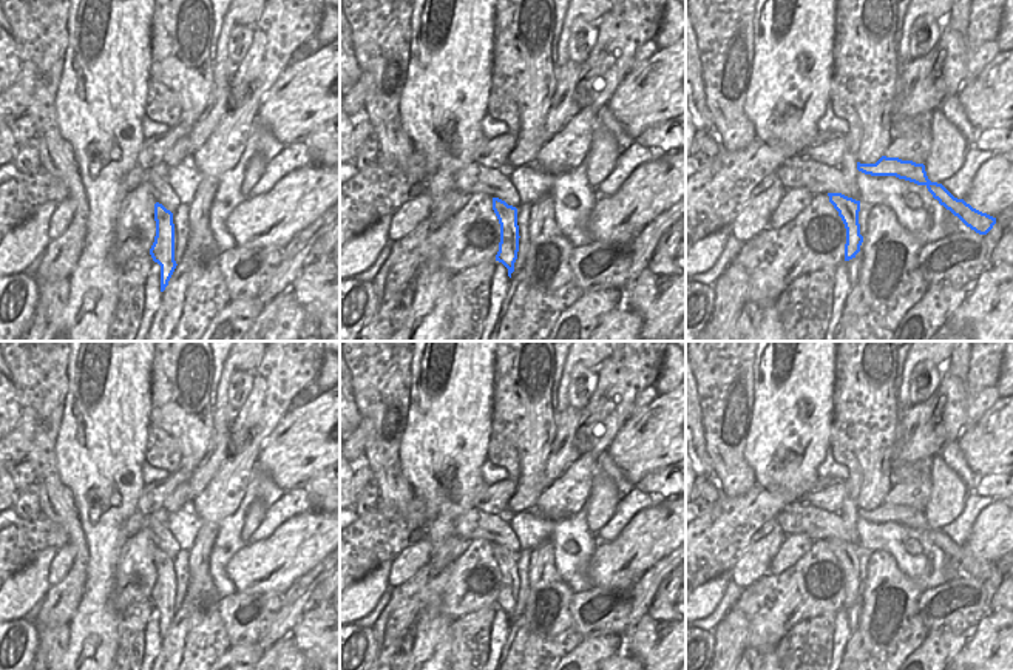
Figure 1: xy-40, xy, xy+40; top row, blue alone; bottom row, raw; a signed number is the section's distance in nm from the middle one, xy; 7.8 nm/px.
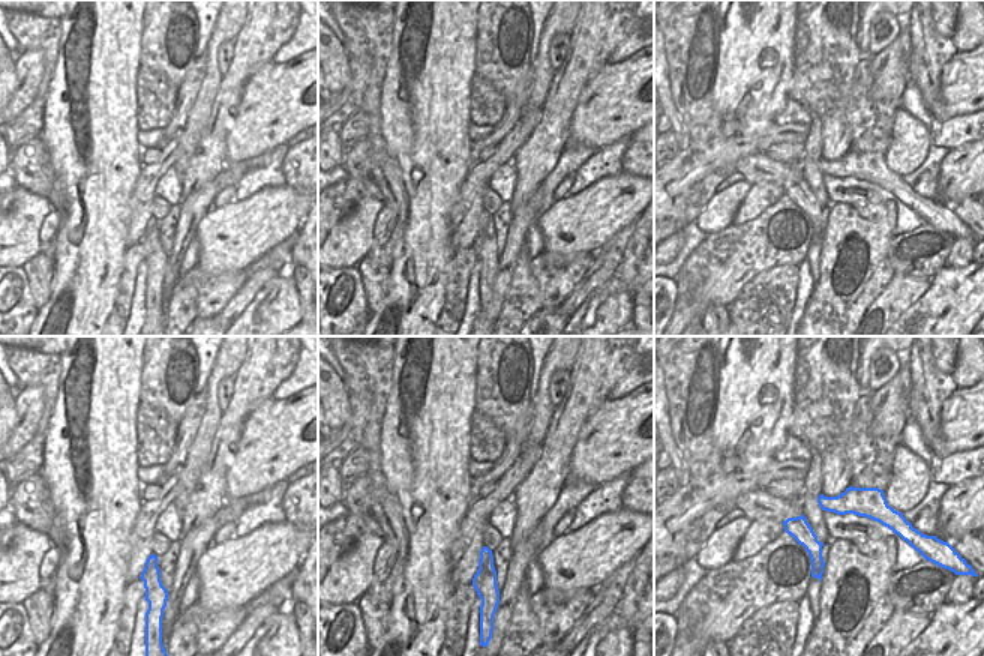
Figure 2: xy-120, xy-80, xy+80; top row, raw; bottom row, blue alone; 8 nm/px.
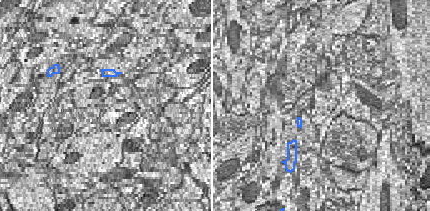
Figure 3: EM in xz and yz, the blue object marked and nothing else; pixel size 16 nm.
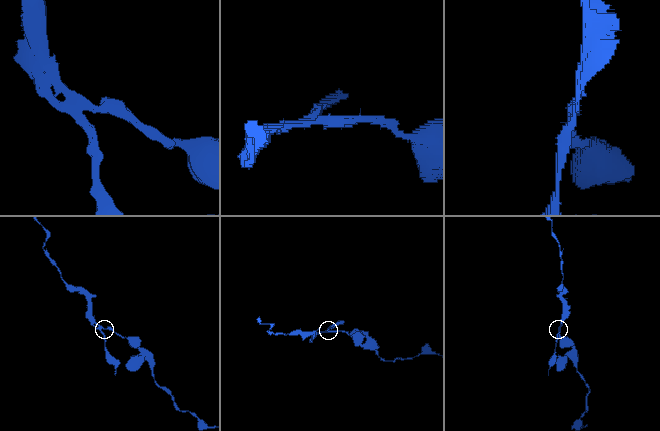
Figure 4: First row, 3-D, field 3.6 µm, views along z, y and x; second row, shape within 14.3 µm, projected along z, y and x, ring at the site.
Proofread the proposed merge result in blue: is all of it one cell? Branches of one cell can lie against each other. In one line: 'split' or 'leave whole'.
split

